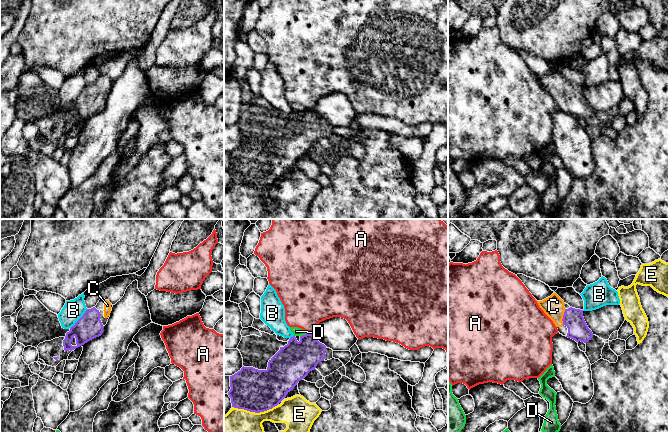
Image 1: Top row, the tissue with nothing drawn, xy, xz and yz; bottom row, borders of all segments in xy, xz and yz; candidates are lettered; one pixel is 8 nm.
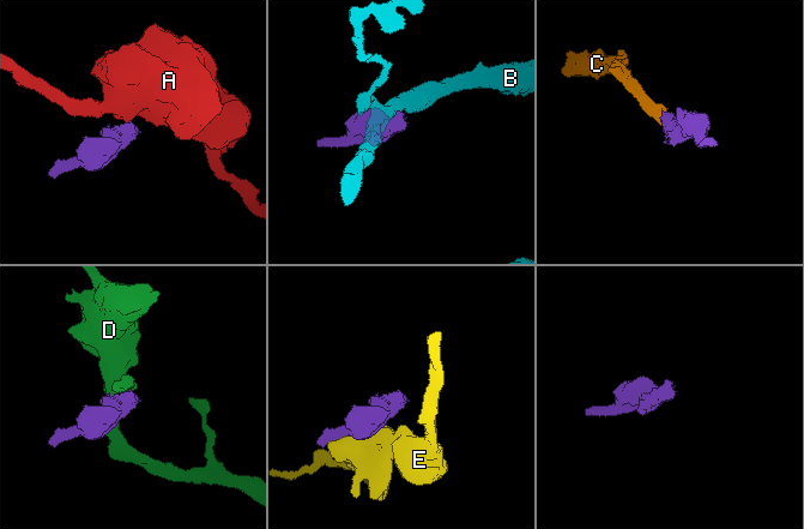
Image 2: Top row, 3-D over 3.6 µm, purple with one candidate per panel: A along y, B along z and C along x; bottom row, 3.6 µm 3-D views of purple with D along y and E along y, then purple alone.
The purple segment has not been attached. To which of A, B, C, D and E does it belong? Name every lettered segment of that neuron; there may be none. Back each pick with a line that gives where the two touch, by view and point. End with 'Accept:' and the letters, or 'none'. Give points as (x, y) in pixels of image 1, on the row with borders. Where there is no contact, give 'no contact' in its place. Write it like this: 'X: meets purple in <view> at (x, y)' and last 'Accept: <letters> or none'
C: meets purple in yz at (563, 317)
Accept: C

